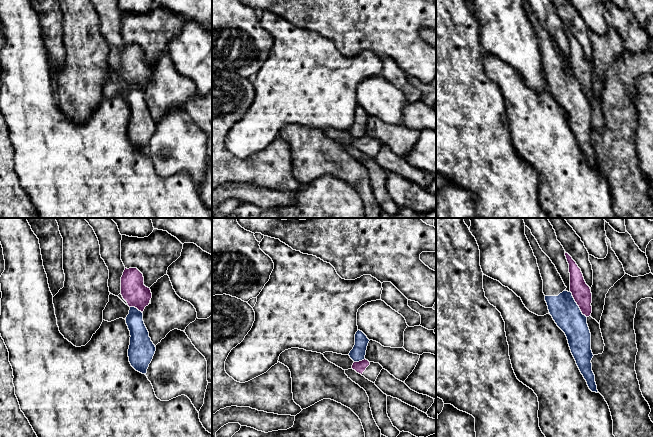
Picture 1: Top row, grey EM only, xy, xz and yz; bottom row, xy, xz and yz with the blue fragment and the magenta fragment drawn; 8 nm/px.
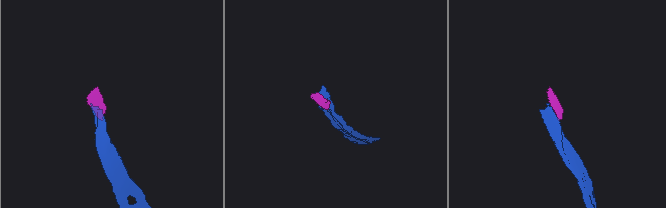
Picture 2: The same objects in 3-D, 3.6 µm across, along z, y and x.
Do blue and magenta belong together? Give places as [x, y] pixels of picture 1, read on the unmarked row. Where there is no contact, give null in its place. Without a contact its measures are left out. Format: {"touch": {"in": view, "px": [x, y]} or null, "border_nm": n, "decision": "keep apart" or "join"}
{"touch": {"in": "yz", "px": [576, 80]}, "border_nm": 260, "decision": "keep apart"}

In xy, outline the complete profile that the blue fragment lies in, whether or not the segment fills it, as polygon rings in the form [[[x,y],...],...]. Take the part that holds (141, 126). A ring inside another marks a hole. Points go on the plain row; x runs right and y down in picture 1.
[[[130,83],[126,100],[131,112],[128,125],[129,138],[136,147],[146,151],[156,123],[151,117],[144,100],[143,89],[135,83]]]

